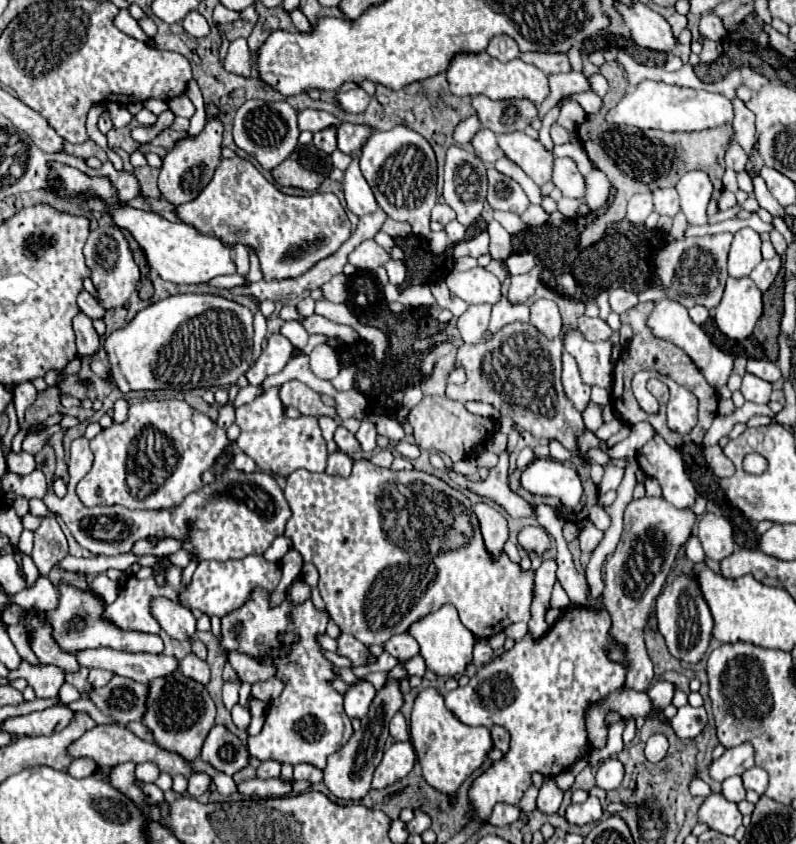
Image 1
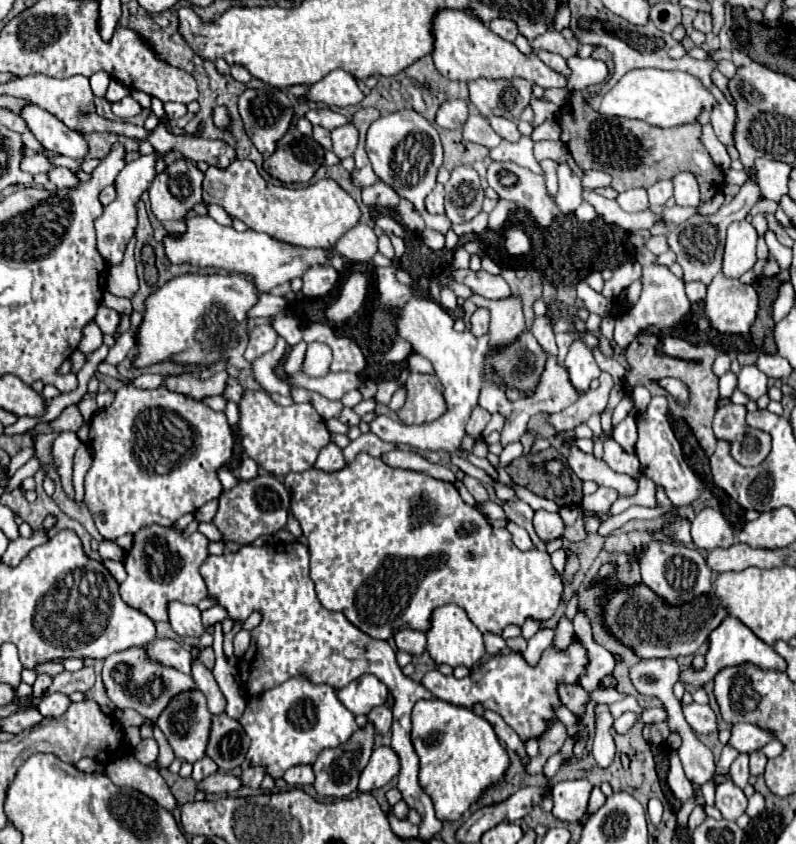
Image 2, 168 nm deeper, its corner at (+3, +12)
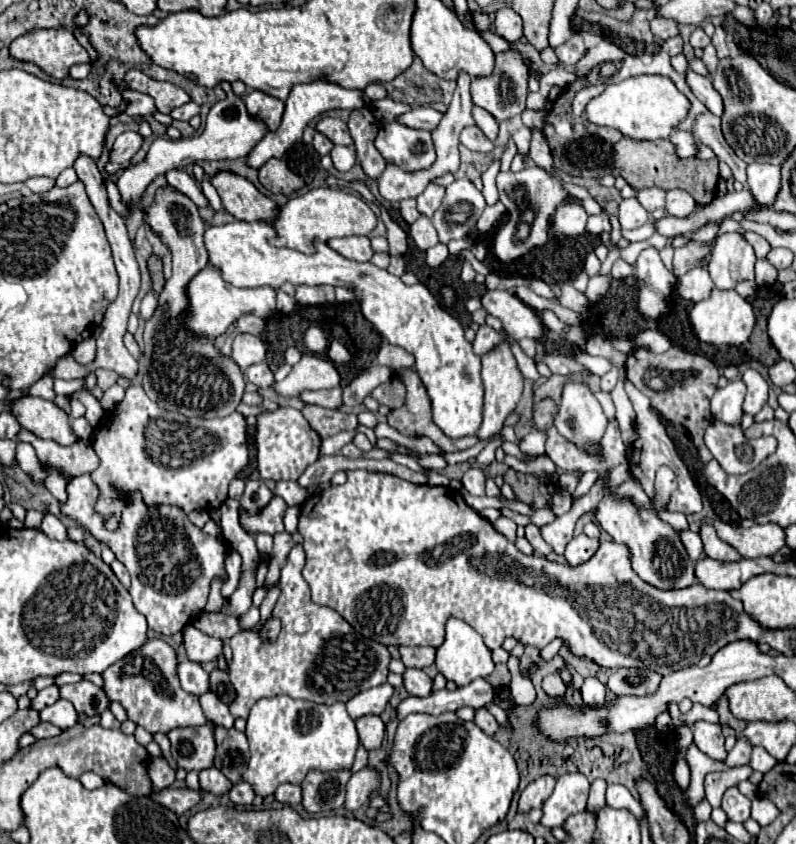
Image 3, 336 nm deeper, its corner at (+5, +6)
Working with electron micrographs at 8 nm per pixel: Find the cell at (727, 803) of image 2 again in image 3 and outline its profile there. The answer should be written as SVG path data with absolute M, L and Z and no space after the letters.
M730 787L722 797L722 809L730 821L744 823L750 817L750 801L736 787Z

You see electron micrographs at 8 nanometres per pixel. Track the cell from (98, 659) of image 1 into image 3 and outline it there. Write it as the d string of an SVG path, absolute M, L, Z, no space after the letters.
M178 661L178 677L182 683L182 689L192 695L202 695L210 689L208 685L208 673L194 661Z

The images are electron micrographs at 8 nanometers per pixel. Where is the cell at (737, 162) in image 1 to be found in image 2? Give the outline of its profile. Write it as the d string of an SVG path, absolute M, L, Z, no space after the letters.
M712 85L710 91L718 101L718 105L712 107L712 111L710 111L710 123L716 131L716 137L724 145L732 145L734 143L732 133L734 133L734 123L736 123L736 111L734 111L732 103L726 99L726 95L716 85Z

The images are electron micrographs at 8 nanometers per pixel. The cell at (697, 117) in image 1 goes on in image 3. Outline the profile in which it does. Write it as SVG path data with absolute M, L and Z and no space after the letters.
M638 75L628 77L616 85L608 85L604 93L588 103L586 113L590 123L614 127L630 139L666 139L670 137L672 129L676 129L678 123L686 119L690 107L692 105L688 97L678 91L670 77Z

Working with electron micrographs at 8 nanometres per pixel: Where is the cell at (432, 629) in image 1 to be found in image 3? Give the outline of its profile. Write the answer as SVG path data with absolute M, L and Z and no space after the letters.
M450 617L446 621L446 637L442 645L436 649L436 667L448 681L454 681L458 685L468 685L478 677L490 675L494 663L490 659L490 649L484 645L482 637L466 621Z

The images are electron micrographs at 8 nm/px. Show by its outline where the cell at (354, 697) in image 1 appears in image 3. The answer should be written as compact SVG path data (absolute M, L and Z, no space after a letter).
M380 685L380 687L372 687L372 689L366 689L366 691L360 691L358 695L354 695L348 703L346 703L346 709L348 709L348 715L356 721L364 715L380 715L388 703L388 699L392 697L392 691L394 687L392 685Z

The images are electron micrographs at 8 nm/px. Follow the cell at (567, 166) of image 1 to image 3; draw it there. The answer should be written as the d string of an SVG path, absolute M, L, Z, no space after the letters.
M564 199L554 213L552 219L552 227L550 233L554 237L574 237L574 235L582 235L584 227L586 227L586 211L582 205L578 205L578 201L574 199Z

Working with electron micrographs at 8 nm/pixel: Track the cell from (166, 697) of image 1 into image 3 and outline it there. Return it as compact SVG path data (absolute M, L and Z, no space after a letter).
M210 725L176 727L168 731L168 739L172 745L172 759L178 767L186 771L202 771L212 767L216 745Z

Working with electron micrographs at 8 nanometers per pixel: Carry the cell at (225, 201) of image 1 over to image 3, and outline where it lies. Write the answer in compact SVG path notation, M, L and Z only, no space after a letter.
M318 187L318 189L310 189L300 197L288 199L284 205L278 205L274 219L270 221L270 225L276 231L276 237L270 239L270 243L312 255L316 253L314 245L318 241L328 243L334 237L368 235L376 227L376 223L378 217L360 197L354 197L334 187Z

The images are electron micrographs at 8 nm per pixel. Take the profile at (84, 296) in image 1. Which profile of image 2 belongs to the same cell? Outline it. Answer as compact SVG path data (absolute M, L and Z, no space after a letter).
M100 307L98 313L96 313L96 325L100 327L102 333L108 333L108 335L116 335L118 333L118 325L120 325L120 313L114 311L114 309L108 309L108 307Z

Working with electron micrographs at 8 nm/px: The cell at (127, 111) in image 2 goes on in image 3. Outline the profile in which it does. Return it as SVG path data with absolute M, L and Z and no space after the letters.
M122 89L122 101L126 101L126 113L130 117L144 117L156 113L154 99L150 95L132 91L132 89Z

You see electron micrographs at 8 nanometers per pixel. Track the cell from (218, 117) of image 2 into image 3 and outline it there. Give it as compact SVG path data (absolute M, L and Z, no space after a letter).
M222 83L224 91L226 91L226 99L224 101L218 101L208 117L206 117L206 127L204 127L204 133L198 135L198 137L190 137L190 139L166 139L166 137L158 137L152 145L150 145L150 151L148 155L140 161L140 163L132 163L122 175L120 179L116 181L116 187L120 191L120 197L122 197L122 203L126 205L128 213L132 215L138 207L138 203L142 201L148 185L158 177L158 175L164 175L168 173L168 169L184 169L186 165L192 165L194 161L200 161L200 159L208 159L208 161L218 161L218 159L238 159L238 157L246 157L252 147L268 133L266 125L262 125L258 119L254 119L252 115L248 115L246 111L246 105L242 101L242 97L234 95L232 89L230 89L230 83Z

